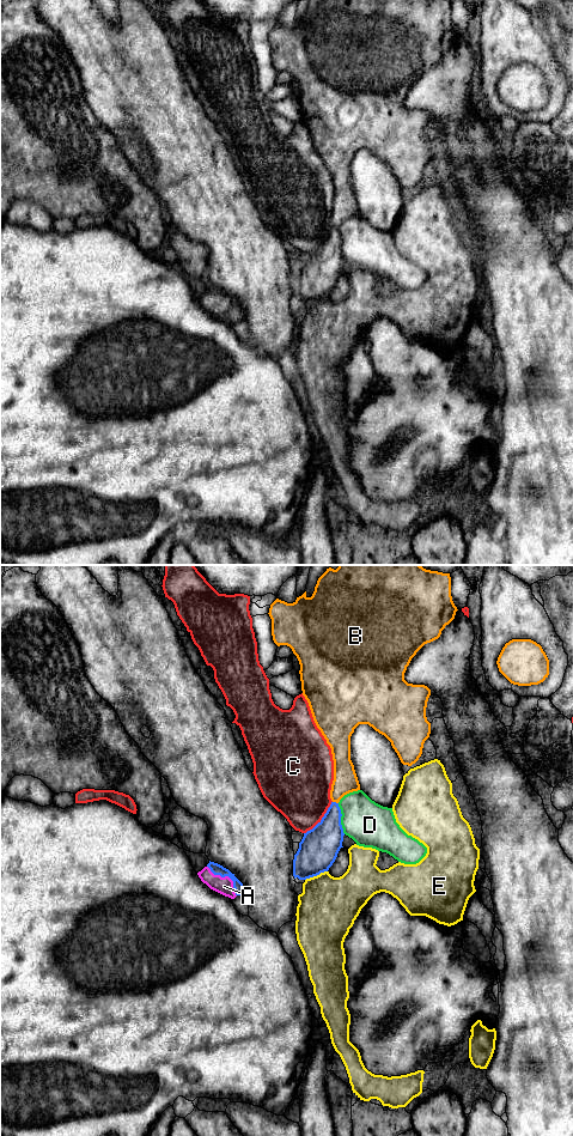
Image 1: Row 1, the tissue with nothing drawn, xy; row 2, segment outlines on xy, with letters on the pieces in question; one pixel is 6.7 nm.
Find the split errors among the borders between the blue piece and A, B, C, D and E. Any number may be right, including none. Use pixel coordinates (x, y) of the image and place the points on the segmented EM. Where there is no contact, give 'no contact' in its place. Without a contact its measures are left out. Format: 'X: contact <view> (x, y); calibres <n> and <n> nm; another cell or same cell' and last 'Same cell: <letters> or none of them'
A: contact xy (226, 875); calibres 80 and 120 nm; same cell
B: contact xy (335, 802); calibres 220 and 160 nm; another cell
C: contact xy (322, 819); calibres 260 and 400 nm; another cell
D: contact xy (340, 819); calibres 260 and 300 nm; another cell
E: contact xy (316, 875); calibres 260 and 400 nm; another cell
Same cell: A

